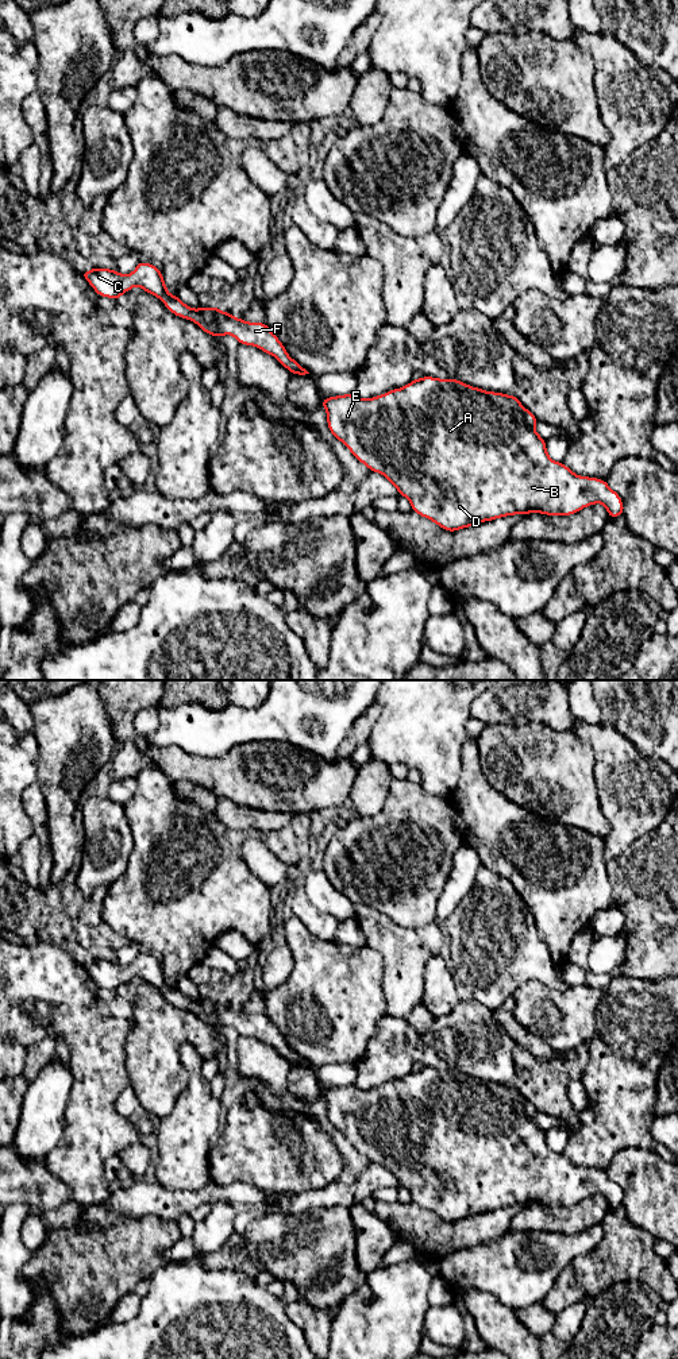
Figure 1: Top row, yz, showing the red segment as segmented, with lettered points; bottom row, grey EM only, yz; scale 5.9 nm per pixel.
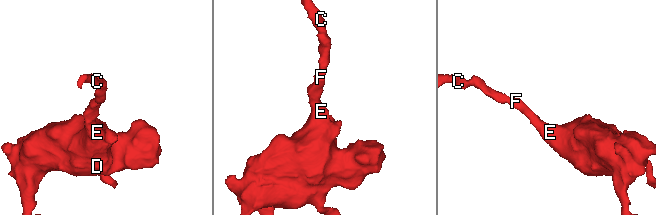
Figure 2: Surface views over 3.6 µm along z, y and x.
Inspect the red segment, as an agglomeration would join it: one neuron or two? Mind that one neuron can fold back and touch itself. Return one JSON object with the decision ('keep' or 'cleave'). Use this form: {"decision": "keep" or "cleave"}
{"decision": "keep"}

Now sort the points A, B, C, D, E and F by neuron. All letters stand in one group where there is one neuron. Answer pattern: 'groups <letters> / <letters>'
groups A B C D E F

